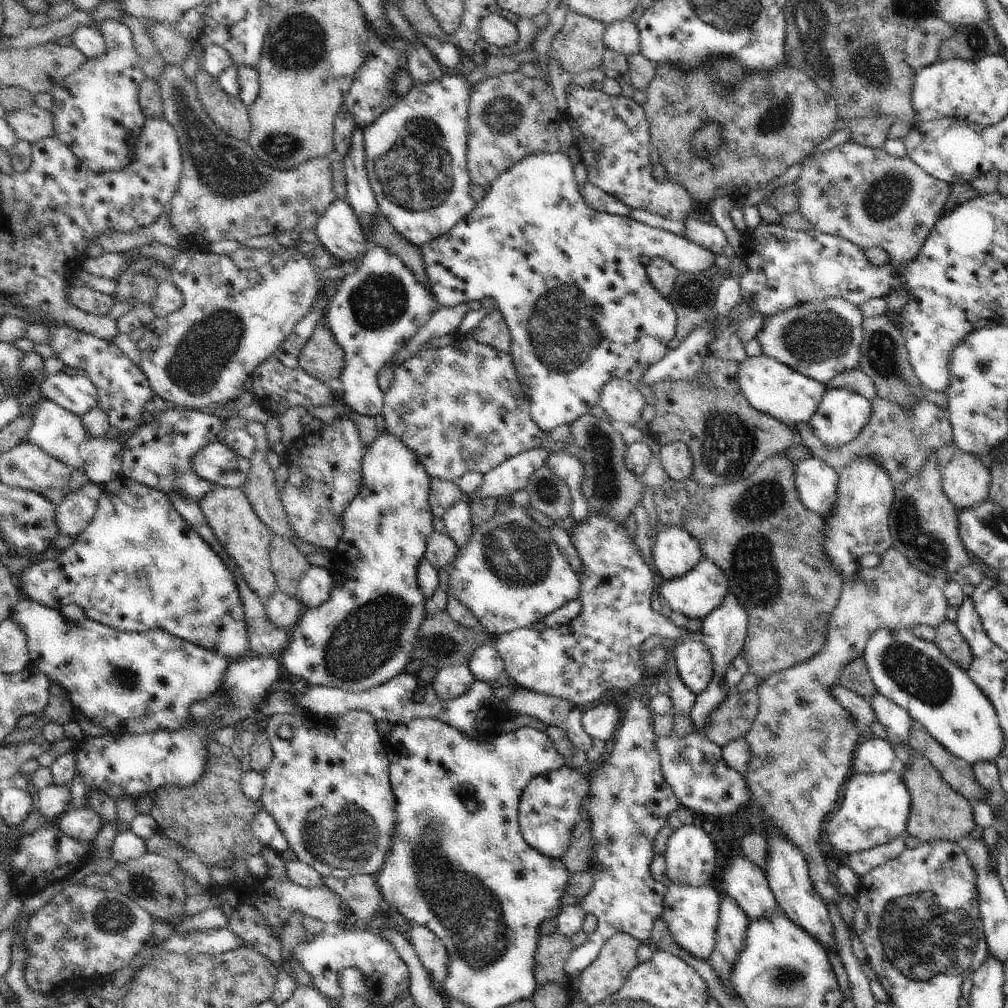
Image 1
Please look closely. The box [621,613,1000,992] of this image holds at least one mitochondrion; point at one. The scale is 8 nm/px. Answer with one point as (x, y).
(923, 937)

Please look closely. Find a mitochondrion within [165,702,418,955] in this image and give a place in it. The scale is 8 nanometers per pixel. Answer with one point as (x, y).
(340, 835)

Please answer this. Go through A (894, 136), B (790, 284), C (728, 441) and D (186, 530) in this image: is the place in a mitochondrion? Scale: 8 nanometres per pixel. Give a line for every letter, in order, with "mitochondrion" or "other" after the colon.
A: other
B: mitochondrion
C: mitochondrion
D: other

